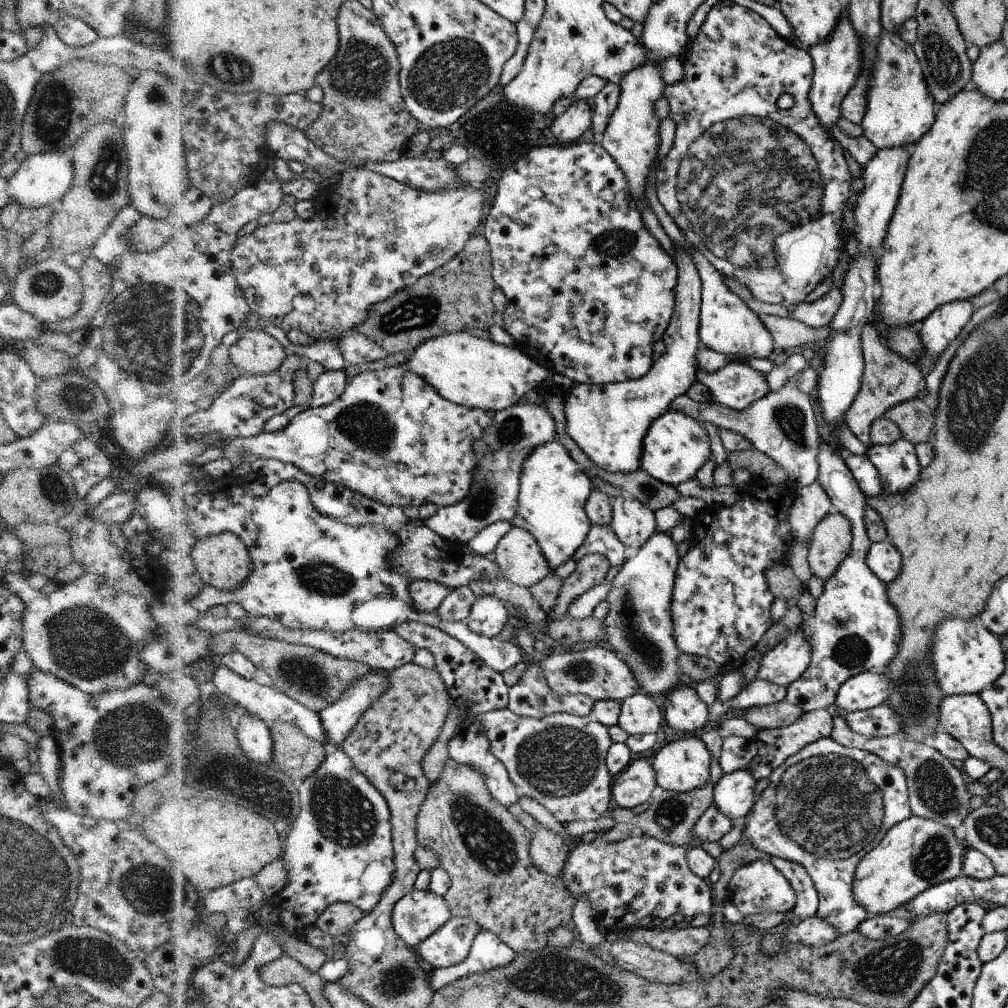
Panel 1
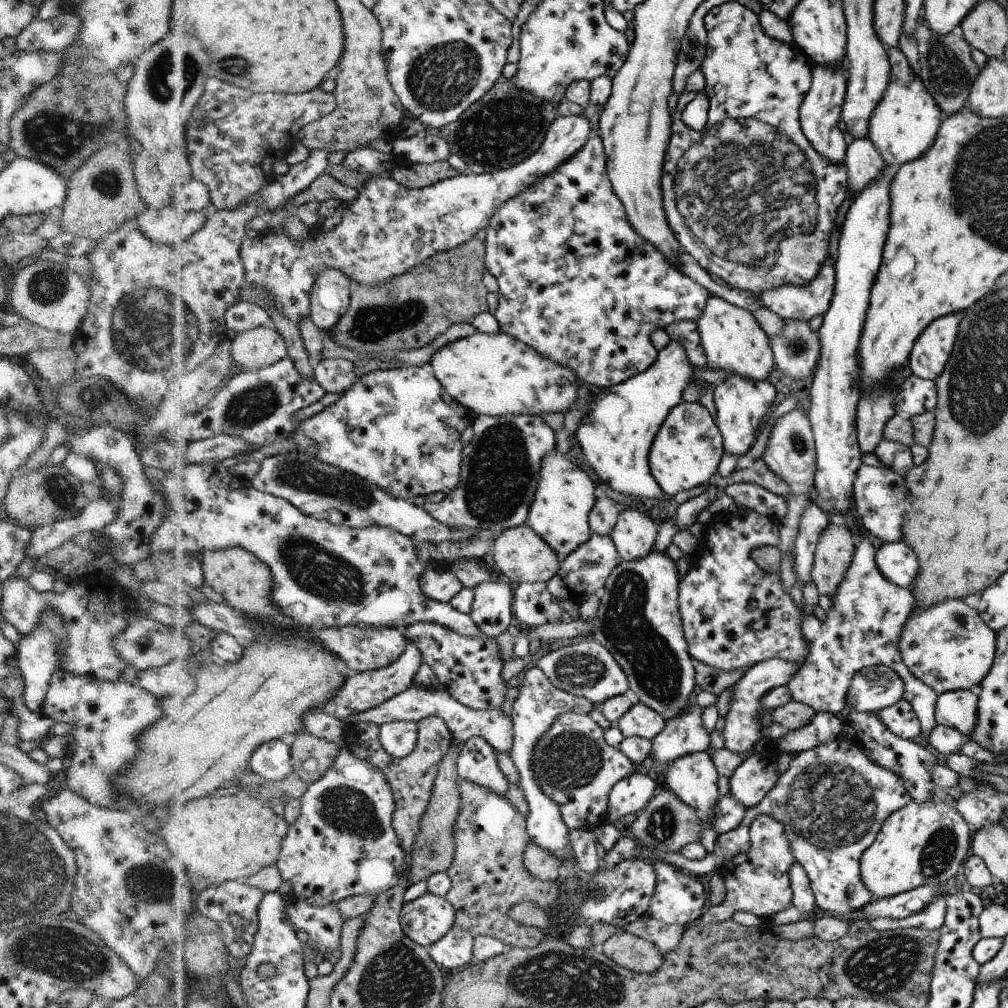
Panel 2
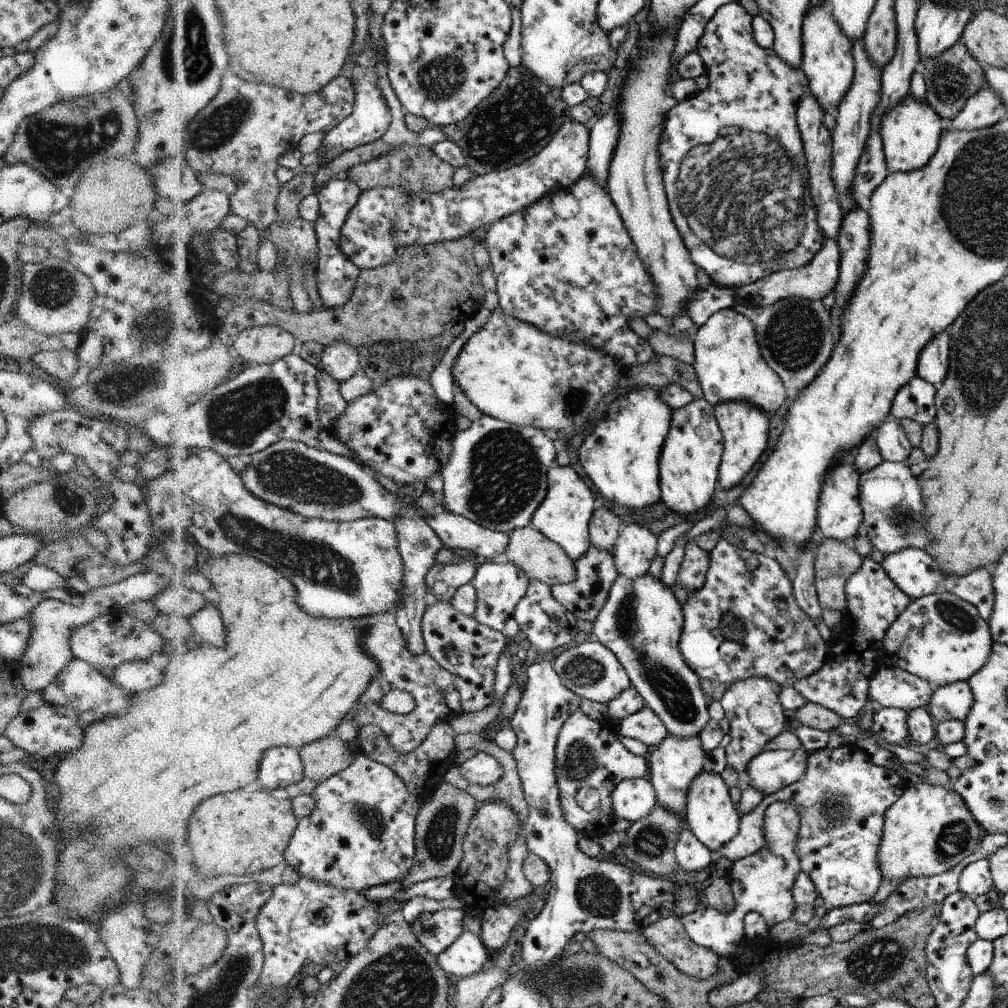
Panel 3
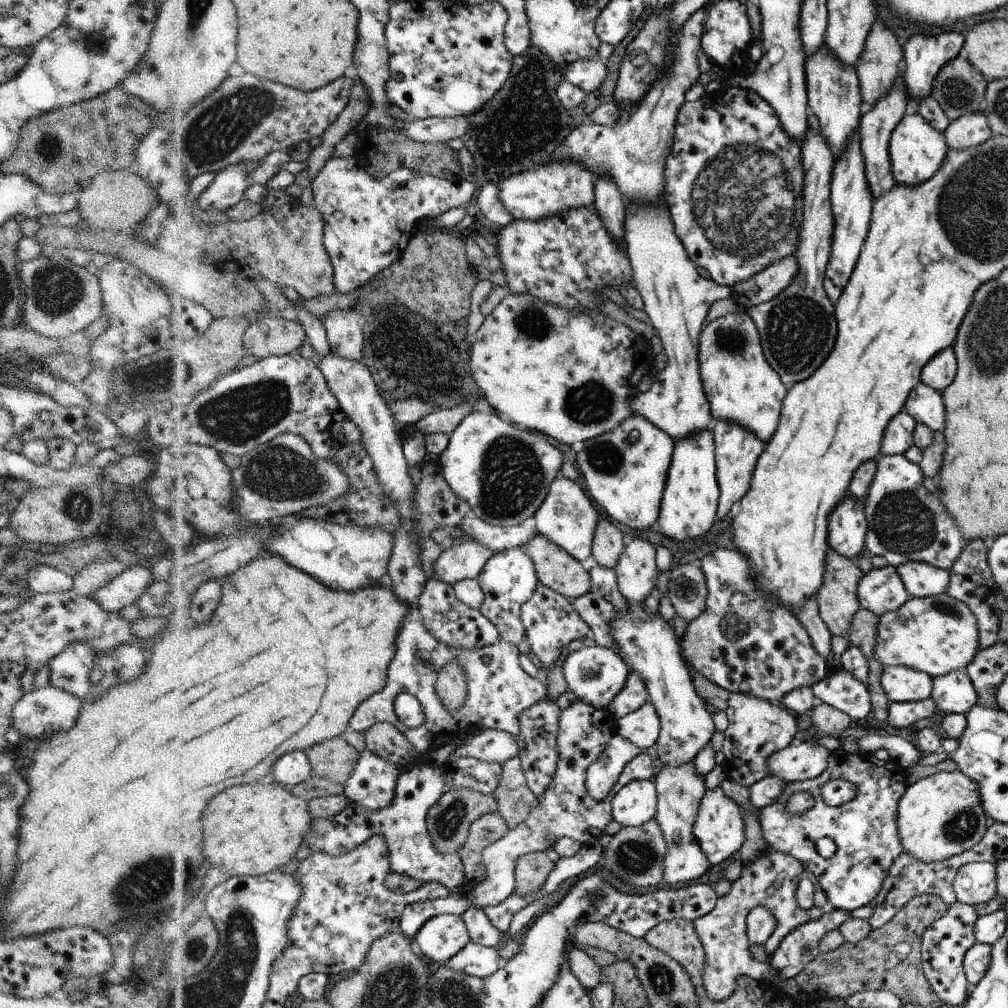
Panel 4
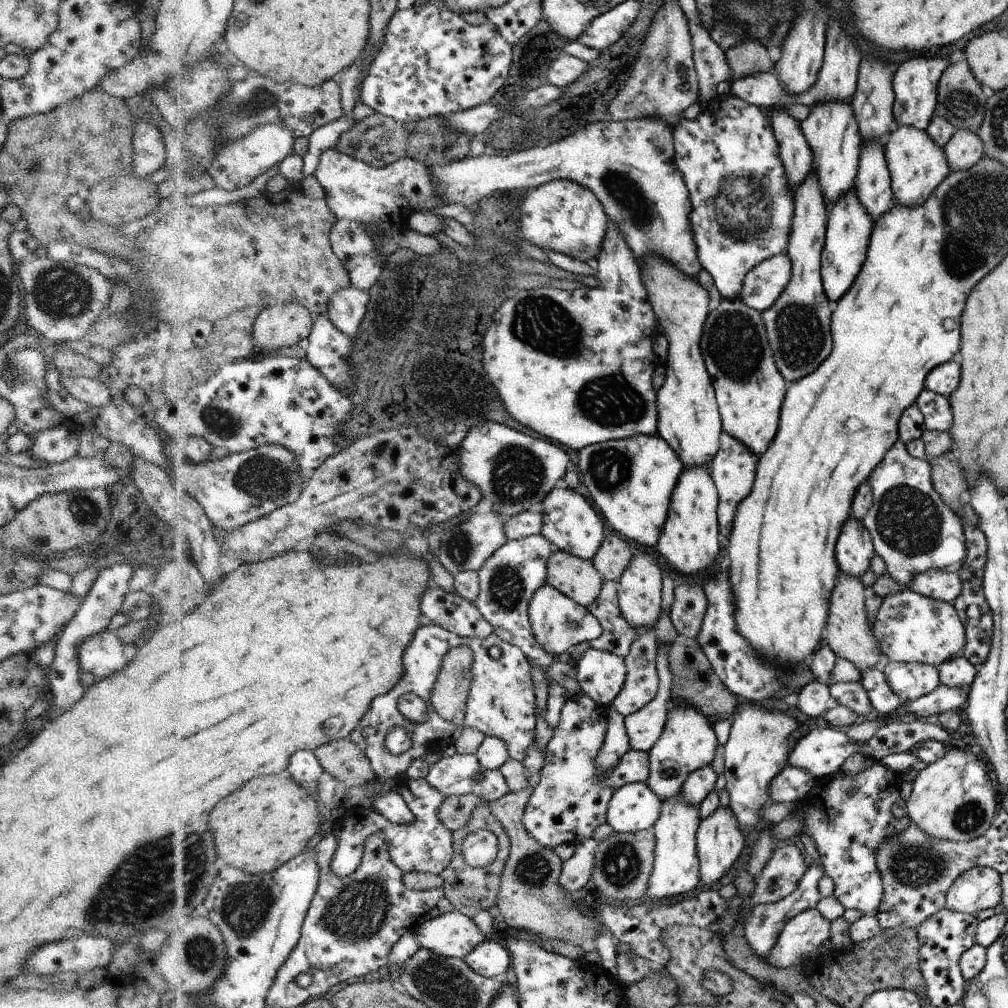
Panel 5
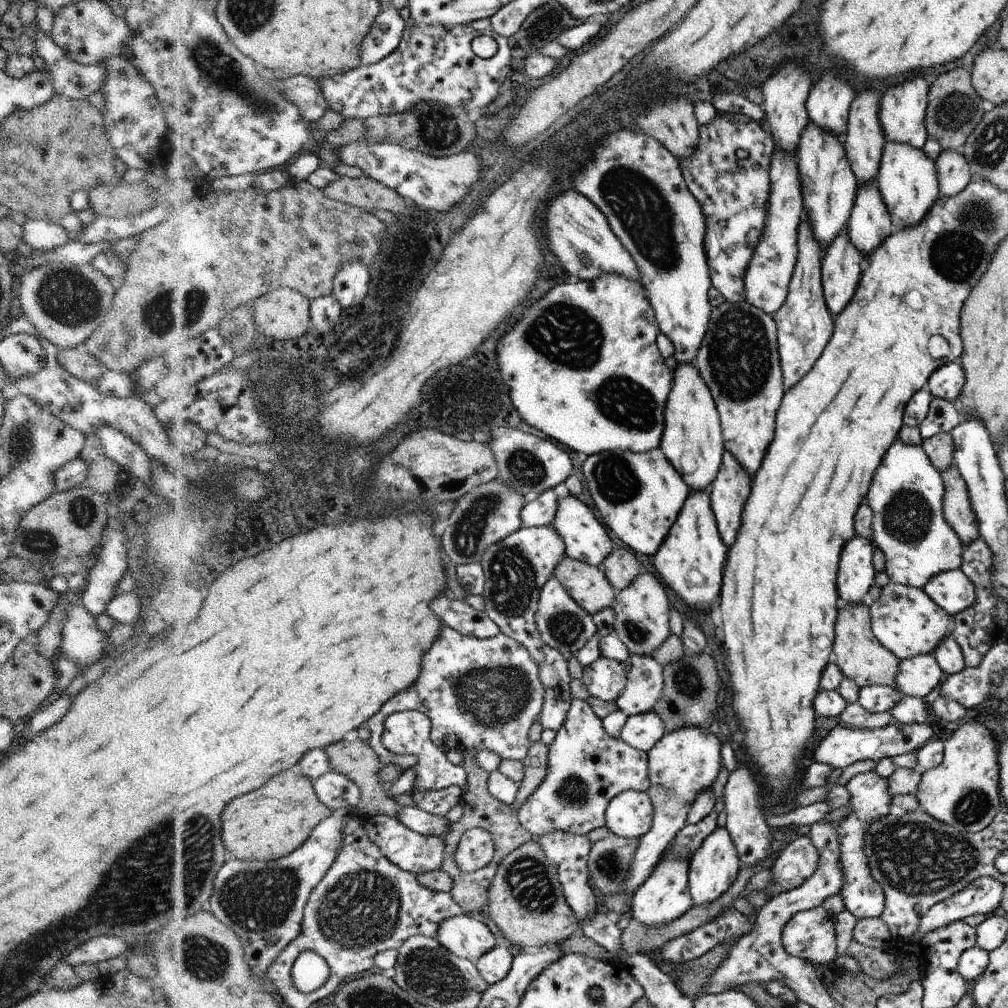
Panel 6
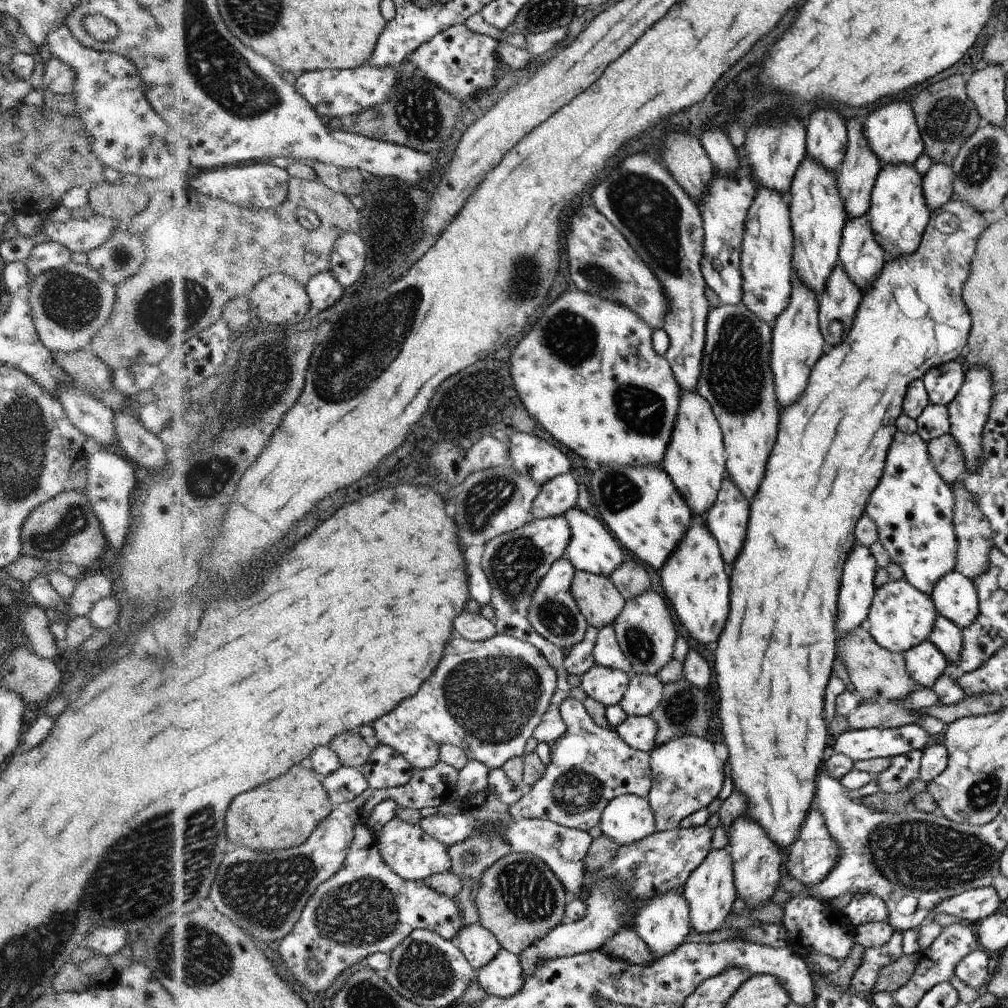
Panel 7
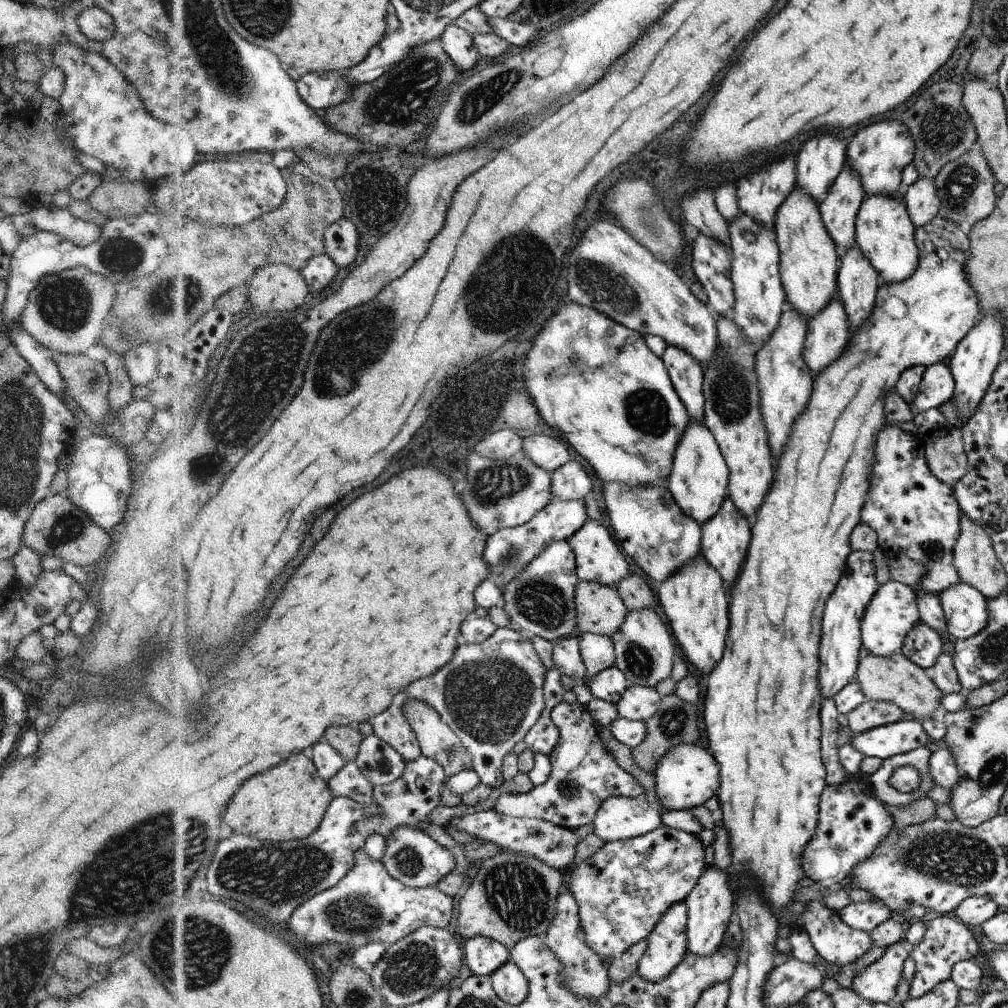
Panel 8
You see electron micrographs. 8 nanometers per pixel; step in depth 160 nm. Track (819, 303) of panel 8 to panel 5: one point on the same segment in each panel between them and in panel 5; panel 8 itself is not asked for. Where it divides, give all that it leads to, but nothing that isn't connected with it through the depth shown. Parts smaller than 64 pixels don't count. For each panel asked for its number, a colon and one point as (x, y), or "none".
5: (832, 131)
6: (829, 184)
7: (818, 211)

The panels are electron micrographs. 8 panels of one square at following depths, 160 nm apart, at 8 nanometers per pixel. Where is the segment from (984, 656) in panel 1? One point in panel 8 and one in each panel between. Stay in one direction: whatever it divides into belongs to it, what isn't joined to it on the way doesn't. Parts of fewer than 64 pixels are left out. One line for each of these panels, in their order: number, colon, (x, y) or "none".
2: (949, 647)
3: (942, 639)
4: (937, 635)
5: (909, 628)
6: (906, 620)
7: (901, 617)
8: (893, 612)

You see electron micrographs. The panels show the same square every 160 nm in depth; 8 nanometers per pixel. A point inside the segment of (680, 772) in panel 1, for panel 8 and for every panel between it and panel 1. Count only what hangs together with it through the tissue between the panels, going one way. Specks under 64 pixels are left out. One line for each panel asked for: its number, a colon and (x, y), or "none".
2: (693, 778)
3: (710, 813)
4: (720, 828)
5: (720, 839)
6: (714, 866)
7: (711, 889)
8: (710, 904)

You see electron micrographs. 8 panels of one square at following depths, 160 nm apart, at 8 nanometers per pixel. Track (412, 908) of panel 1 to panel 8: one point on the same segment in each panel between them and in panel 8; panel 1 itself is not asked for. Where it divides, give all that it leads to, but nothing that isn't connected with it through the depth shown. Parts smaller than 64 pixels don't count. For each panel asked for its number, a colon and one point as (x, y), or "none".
2: (427, 919)
3: (438, 930)
4: (442, 936)
5: (453, 934)
6: (462, 935)
7: (480, 945)
8: (484, 955)

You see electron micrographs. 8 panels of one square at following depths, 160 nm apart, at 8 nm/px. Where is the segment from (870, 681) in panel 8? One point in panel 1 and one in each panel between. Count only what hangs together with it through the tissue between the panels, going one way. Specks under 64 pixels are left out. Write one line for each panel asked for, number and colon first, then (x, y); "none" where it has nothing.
1: (829, 545)
2: (834, 550)
3: (836, 561)
4: (837, 599)
5: (848, 632)
6: (858, 652)
7: (879, 675)

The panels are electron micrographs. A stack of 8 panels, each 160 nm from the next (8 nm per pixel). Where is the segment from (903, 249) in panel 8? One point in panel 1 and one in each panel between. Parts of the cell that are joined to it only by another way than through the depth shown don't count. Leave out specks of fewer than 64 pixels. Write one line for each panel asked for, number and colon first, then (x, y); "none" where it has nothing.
1: (901, 109)
2: (904, 125)
3: (910, 130)
4: (917, 150)
5: (917, 163)
6: (908, 179)
7: (899, 215)

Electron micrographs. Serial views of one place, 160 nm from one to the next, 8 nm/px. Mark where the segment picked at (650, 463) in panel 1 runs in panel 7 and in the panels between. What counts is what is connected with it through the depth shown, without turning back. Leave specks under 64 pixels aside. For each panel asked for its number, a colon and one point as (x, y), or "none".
2: (687, 453)
3: (690, 462)
4: (692, 496)
5: (690, 541)
6: (691, 563)
7: (694, 579)

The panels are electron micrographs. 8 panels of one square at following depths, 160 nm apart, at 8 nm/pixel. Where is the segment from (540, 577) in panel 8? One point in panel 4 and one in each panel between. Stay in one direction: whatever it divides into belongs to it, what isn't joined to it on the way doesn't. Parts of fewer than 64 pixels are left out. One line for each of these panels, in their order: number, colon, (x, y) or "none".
4: (551, 623)
5: (559, 623)
6: (564, 624)
7: (554, 613)

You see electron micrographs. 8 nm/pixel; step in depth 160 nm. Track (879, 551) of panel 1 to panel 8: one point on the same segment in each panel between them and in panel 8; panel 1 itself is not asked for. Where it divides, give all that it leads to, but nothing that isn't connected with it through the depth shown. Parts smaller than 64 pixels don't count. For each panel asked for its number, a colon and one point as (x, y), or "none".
2: (896, 561)
3: (912, 569)
4: (921, 579)
5: (939, 584)
6: (954, 591)
7: (955, 596)
8: (965, 608)

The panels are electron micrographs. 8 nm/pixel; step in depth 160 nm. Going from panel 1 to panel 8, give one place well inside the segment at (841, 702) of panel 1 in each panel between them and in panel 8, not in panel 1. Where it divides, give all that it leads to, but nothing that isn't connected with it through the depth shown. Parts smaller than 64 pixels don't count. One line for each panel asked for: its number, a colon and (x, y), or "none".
2: (873, 689)
3: (891, 686)
4: (902, 684)
5: (910, 681)
6: (920, 677)
7: (926, 664)
8: (924, 646)

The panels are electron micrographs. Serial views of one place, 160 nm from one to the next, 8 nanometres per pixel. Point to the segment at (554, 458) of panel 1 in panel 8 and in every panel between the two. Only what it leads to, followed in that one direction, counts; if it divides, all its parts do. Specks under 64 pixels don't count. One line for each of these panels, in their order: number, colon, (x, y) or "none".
2: (564, 498)
3: (563, 516)
4: (567, 516)
5: (570, 523)
6: (586, 539)
7: (591, 548)
8: (599, 559)

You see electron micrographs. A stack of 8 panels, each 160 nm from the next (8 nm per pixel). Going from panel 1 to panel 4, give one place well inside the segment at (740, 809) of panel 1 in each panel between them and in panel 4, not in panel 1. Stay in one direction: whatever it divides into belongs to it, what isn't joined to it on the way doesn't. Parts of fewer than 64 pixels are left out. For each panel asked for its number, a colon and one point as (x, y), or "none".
2: (751, 781)
3: (768, 772)
4: (798, 762)

